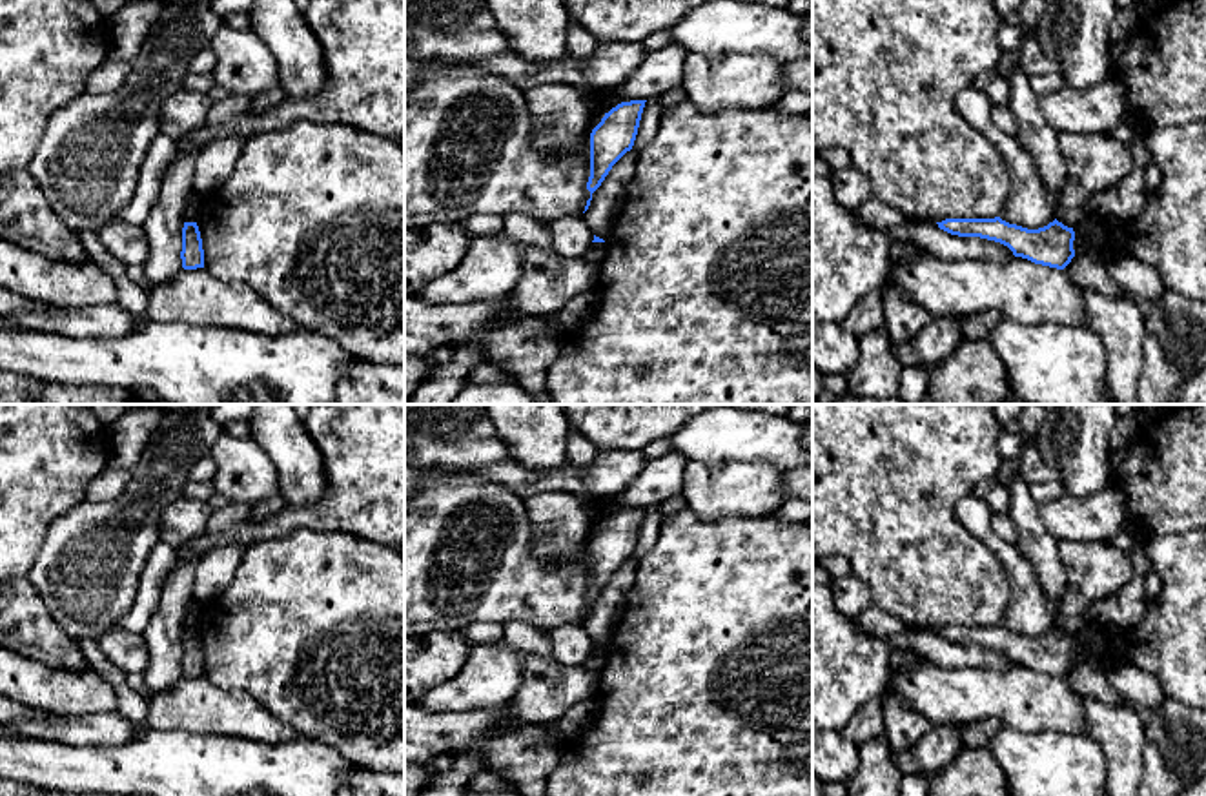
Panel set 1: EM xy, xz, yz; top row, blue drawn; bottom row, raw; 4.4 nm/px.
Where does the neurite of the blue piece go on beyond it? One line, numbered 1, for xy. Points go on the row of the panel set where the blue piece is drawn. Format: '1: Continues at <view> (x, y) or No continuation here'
1: No continuation here

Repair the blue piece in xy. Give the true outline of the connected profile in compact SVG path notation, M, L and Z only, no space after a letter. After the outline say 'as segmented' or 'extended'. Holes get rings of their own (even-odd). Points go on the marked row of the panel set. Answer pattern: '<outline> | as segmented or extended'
M184 222L180 259L184 270L204 268L204 250L197 222Z | as segmented

